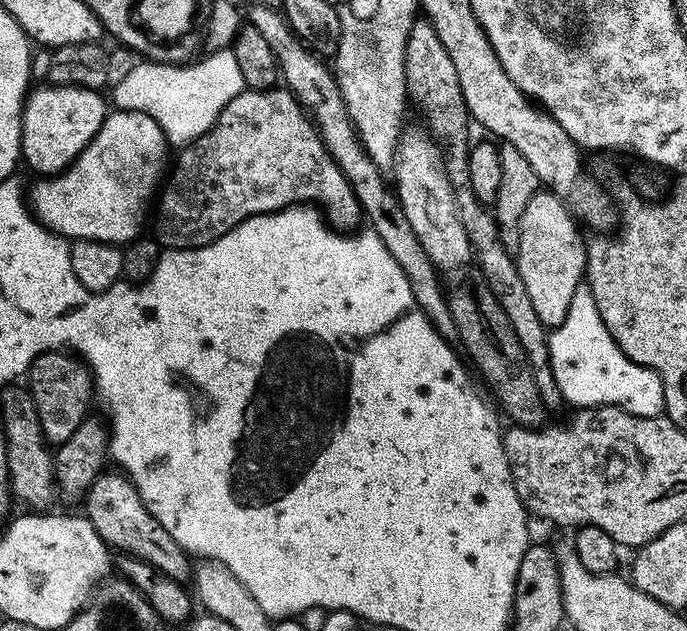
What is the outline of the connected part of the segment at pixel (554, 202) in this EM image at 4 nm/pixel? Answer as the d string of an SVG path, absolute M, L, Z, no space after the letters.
M537 190L530 198L530 202L526 202L526 210L522 210L522 218L520 219L518 246L514 249L516 269L522 278L522 286L526 286L526 294L530 294L530 303L534 306L545 329L548 330L556 328L566 318L574 294L581 291L588 266L586 240L585 237L580 237L580 232L576 229L571 215L573 216L573 213L568 205L555 192Z

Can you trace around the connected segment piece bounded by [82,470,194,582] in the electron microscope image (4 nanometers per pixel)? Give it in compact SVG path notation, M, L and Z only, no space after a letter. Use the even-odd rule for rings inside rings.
M101 471L83 497L83 511L94 530L98 530L105 544L117 553L138 557L142 562L154 566L154 570L162 570L166 578L187 581L187 576L189 579L194 572L193 567L188 566L189 553L174 542L174 538L170 538L170 530L166 530L166 526L162 526L162 522L148 512L148 505L138 494L135 482L128 479L123 471L115 471Z

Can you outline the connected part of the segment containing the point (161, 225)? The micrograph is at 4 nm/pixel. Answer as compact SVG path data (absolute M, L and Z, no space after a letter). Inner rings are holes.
M287 87L245 88L233 100L226 102L209 132L191 140L177 152L180 153L177 156L175 153L174 163L159 189L158 203L154 208L154 236L165 249L201 248L213 244L251 216L264 216L267 212L279 212L293 206L315 206L336 230L355 229L355 224L362 220L360 203L346 174L342 174L335 158L328 153L312 117Z

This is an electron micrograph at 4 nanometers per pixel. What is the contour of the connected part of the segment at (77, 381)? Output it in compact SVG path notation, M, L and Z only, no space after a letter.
M52 349L40 353L32 360L26 372L26 380L29 380L28 389L38 412L44 439L52 446L66 442L66 438L70 438L70 434L74 434L74 430L78 430L80 423L89 415L88 403L94 400L94 381L87 364L67 351Z

